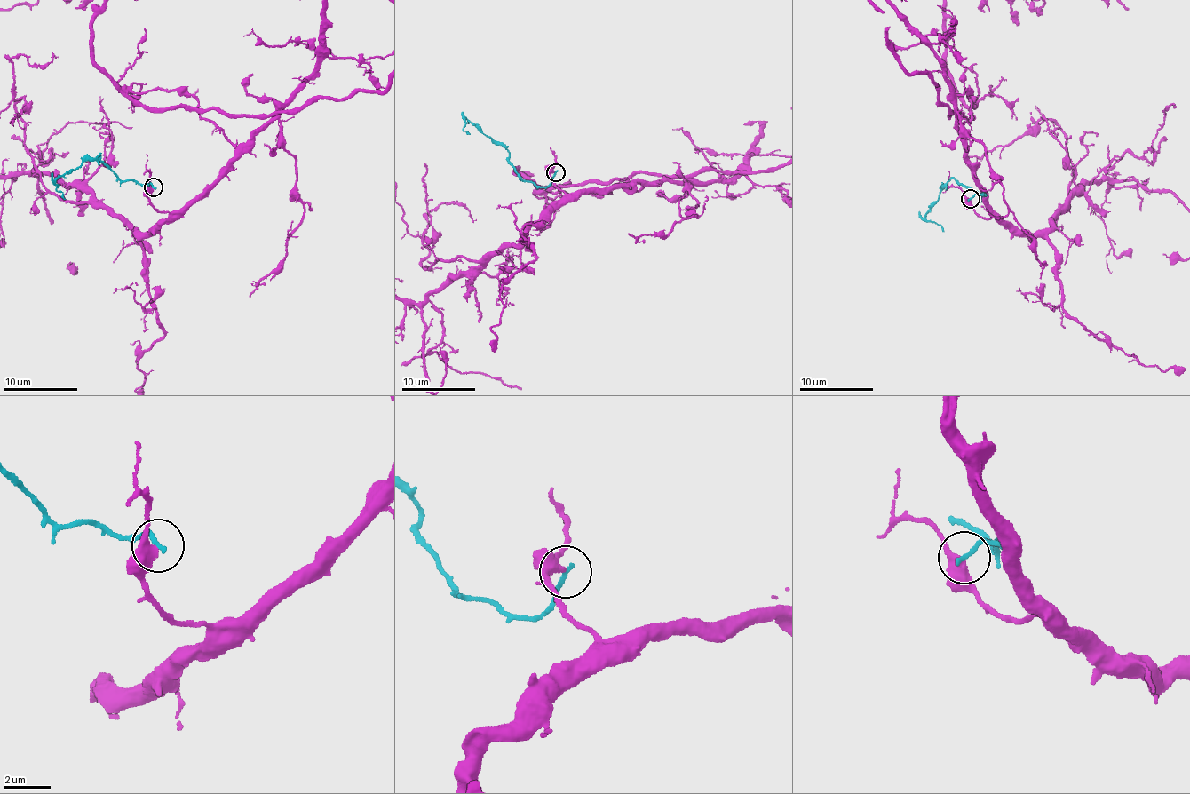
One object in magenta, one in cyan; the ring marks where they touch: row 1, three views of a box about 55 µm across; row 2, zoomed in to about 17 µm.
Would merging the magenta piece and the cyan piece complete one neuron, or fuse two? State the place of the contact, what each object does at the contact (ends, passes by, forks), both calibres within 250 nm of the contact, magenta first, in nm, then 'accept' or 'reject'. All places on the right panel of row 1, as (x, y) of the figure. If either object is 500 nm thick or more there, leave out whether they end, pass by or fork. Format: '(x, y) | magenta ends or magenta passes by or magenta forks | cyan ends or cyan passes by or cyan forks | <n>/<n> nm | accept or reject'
(970, 199) | magenta passes by | cyan ends | 400/200 nm | reject

